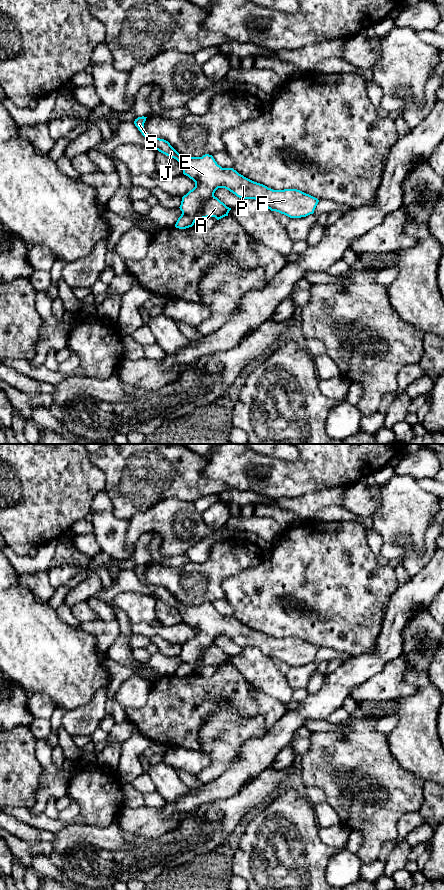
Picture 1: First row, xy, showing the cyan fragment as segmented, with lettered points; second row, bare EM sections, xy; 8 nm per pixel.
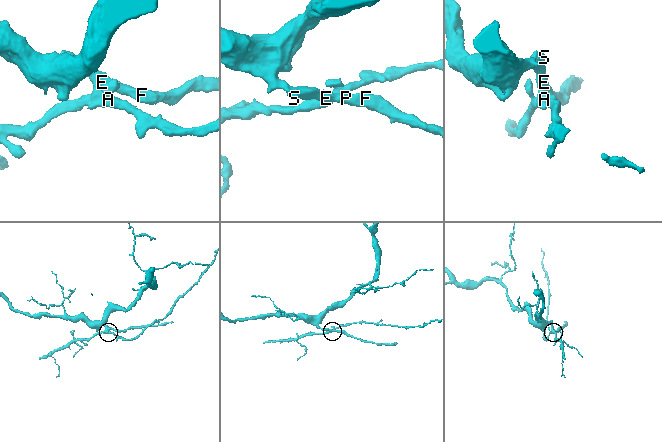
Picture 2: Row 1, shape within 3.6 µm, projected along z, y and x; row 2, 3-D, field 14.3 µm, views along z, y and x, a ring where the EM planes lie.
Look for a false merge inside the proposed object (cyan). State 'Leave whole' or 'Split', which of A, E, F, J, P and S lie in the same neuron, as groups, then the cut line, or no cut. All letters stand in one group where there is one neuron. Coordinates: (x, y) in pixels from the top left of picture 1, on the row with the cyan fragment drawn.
Split. Groups: A / E F J P S. Split along xy (213, 195), (194, 216), (182, 213)

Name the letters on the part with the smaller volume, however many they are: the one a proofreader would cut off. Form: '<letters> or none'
A

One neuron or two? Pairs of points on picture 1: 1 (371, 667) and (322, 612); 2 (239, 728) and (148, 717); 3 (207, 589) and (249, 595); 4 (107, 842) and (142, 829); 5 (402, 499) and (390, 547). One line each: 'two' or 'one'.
1: two
2: two
3: two
4: two
5: one

